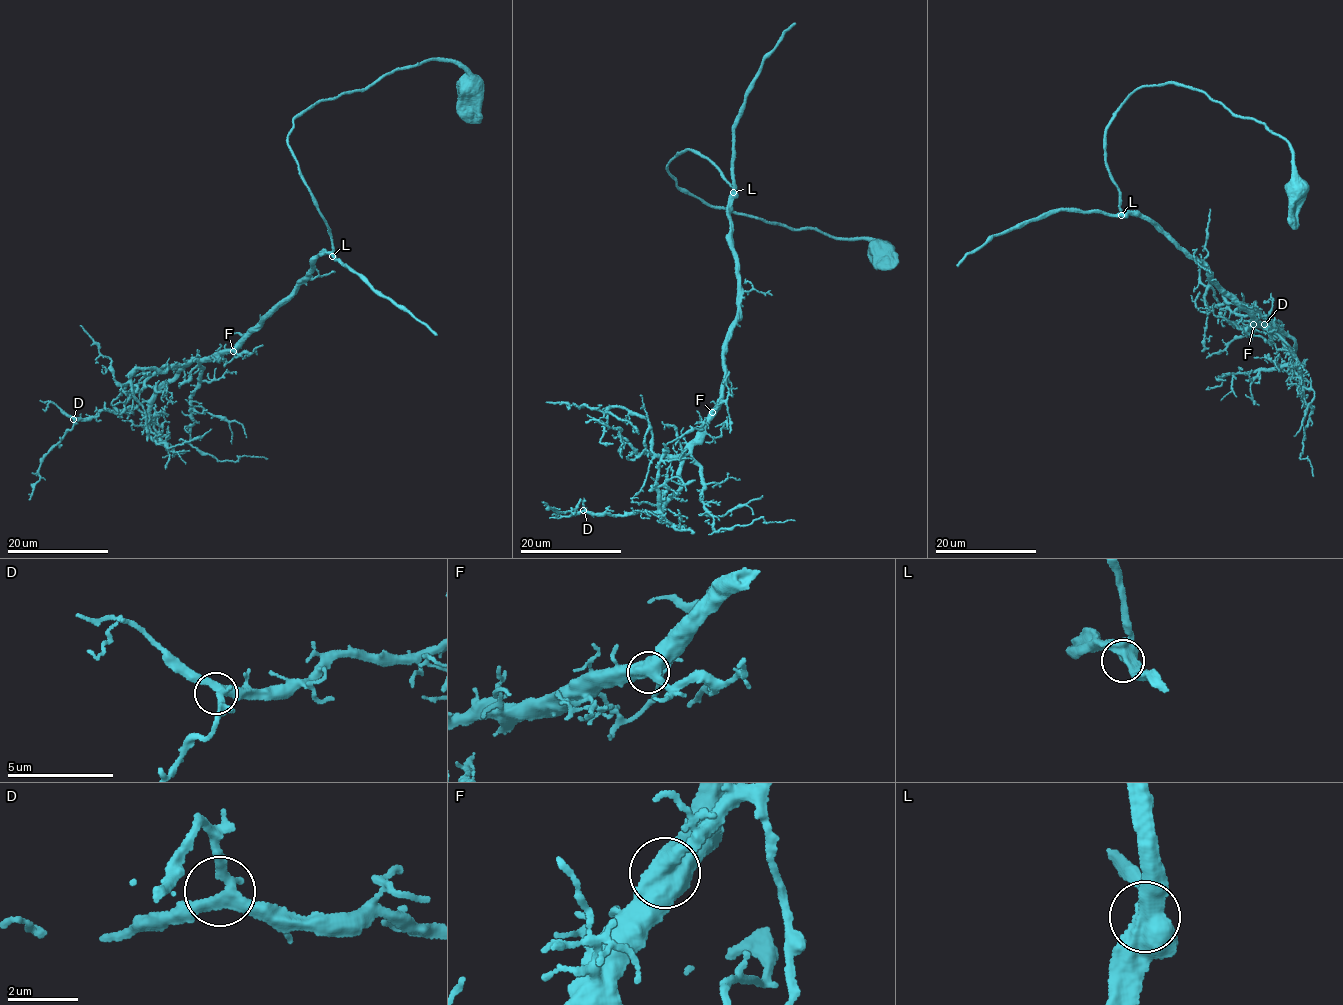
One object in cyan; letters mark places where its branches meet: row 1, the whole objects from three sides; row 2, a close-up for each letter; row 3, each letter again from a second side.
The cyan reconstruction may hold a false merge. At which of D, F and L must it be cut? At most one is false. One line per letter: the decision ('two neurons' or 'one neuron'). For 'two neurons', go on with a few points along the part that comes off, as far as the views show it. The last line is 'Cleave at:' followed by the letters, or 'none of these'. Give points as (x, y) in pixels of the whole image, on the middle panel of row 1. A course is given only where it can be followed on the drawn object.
D: one neuron
F: one neuron
L: one neuron
Cleave at: none of these

